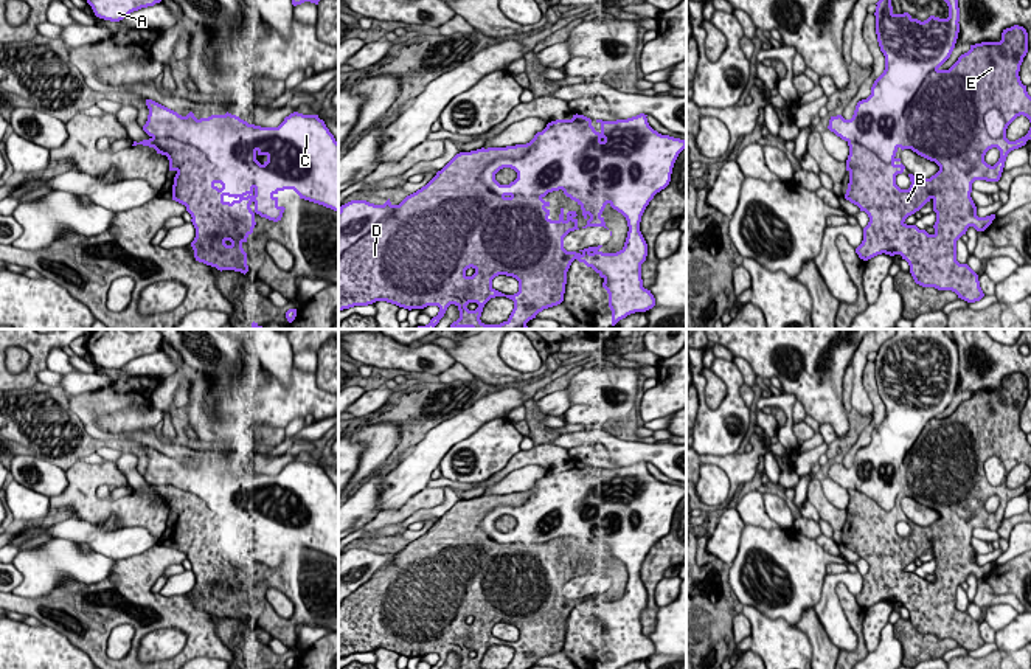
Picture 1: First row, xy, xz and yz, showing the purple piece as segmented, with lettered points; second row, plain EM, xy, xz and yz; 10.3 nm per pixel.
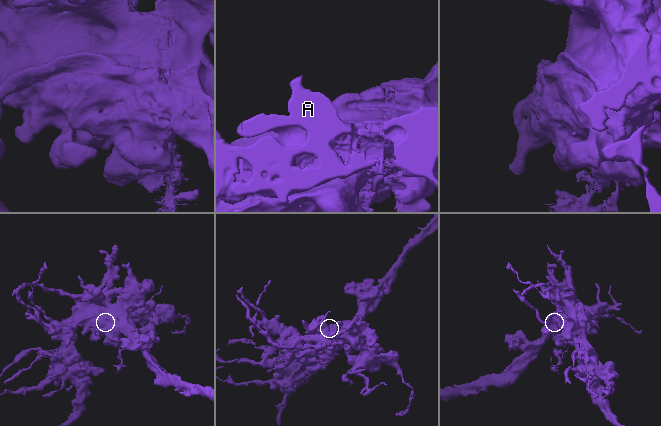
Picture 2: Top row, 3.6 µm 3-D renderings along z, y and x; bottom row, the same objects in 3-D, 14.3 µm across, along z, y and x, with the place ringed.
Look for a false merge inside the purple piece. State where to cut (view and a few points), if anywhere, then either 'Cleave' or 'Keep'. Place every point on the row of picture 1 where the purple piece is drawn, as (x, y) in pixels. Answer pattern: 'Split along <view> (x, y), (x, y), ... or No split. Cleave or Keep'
Split along xy (152, 137), (221, 168), (256, 149). Cleave

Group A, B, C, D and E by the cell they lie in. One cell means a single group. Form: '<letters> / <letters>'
A C / B D E

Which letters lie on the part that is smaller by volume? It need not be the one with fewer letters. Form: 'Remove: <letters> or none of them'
Remove: B, D, E

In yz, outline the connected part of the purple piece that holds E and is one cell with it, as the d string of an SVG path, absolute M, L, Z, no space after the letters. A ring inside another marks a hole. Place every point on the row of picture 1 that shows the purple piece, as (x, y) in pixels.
M1014 25L1003 29L1000 42L970 45L970 50L961 54L949 70L933 70L925 76L901 118L902 140L899 147L902 151L911 149L918 155L935 161L939 171L930 179L918 179L908 174L911 182L908 189L901 189L896 185L896 175L905 169L901 158L883 163L860 143L848 141L846 171L849 172L849 183L845 199L870 217L863 228L863 241L856 248L860 259L868 261L882 253L901 255L908 262L910 273L919 286L952 290L967 303L980 301L984 296L978 275L967 264L956 261L956 241L966 234L969 227L984 231L995 219L995 214L977 216L977 206L970 197L972 183L975 180L998 182L1008 154L1031 140L1031 127L1025 137L1009 141L1006 130L998 138L992 138L984 126L984 115L991 109L1001 112L1006 129L1020 115L1031 123L1031 96L1019 76L1026 53L1028 33L1023 26ZM992 147L1000 151L1000 158L994 166L984 161L986 152ZM930 200L936 213L933 234L905 224L908 216Z

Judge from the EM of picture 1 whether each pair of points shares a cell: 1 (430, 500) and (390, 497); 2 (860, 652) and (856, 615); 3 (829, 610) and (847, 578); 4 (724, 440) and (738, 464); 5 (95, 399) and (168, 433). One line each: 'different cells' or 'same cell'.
1: different cells
2: same cell
3: same cell
4: different cells
5: different cells

